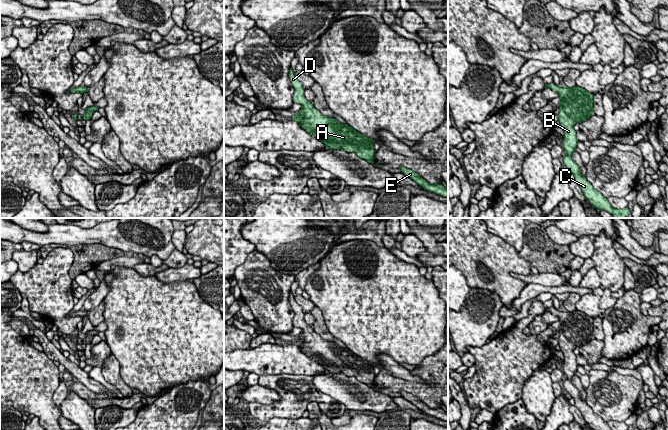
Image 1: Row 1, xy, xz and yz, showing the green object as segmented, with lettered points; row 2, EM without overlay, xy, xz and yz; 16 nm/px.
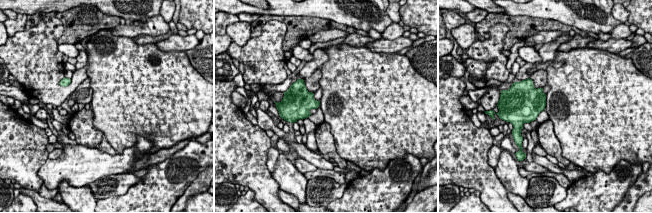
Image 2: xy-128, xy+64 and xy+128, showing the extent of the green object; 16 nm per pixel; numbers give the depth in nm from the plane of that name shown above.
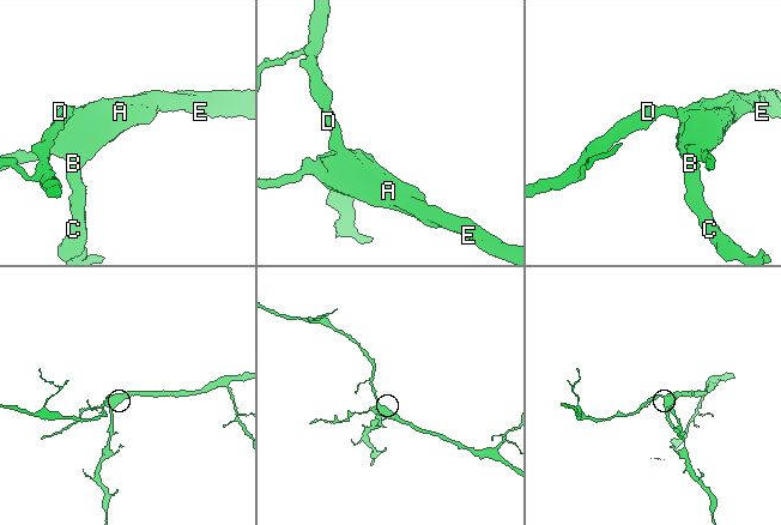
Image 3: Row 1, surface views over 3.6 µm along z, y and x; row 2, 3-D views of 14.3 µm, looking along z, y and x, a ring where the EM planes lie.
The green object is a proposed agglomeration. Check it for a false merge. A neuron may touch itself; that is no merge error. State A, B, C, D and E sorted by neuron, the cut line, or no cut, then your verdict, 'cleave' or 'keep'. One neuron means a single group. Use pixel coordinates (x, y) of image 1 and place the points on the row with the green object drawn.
A B C D E; no cut; keep

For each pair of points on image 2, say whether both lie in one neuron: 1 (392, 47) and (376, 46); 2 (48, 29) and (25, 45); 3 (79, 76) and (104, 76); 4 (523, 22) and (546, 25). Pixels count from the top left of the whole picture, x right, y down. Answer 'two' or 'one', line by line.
1: one
2: one
3: two
4: one

